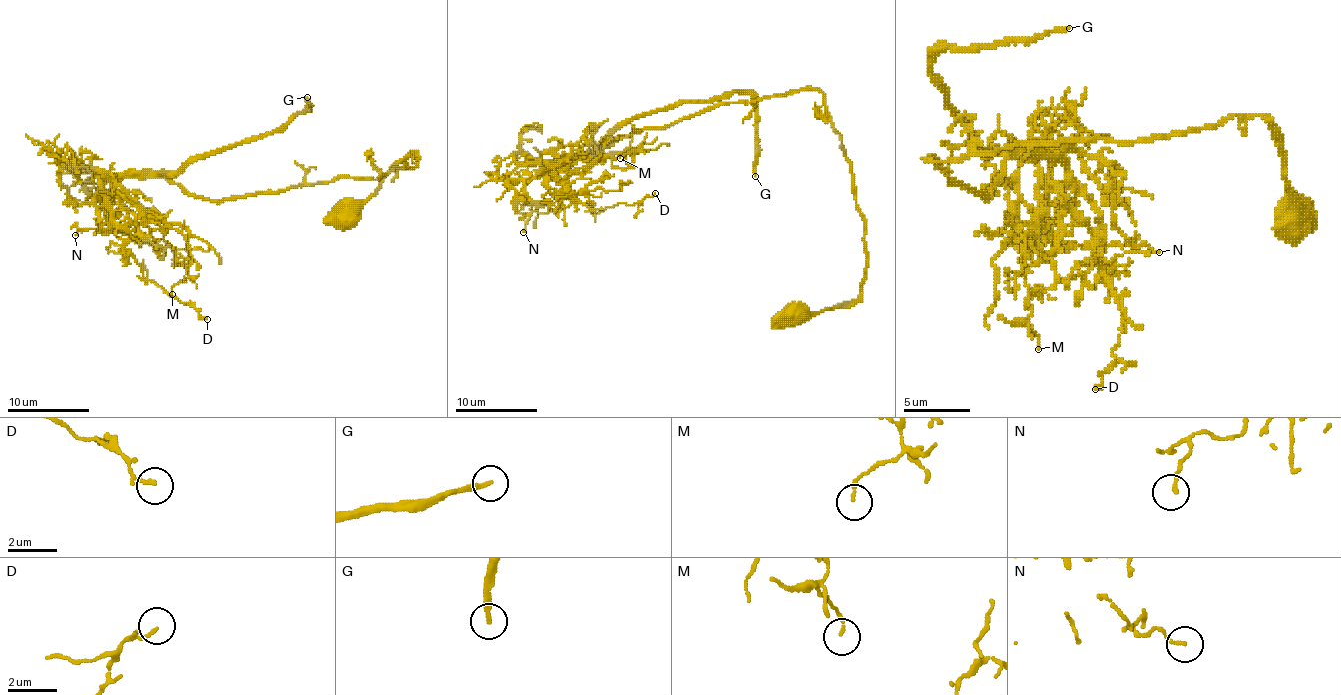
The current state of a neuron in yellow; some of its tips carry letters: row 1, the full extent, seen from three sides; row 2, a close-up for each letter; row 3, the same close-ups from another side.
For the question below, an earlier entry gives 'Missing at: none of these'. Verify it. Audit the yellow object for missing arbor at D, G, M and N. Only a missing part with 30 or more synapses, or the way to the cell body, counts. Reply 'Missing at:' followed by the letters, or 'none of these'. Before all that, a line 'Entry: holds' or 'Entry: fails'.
Entry: fails
Missing at: G

